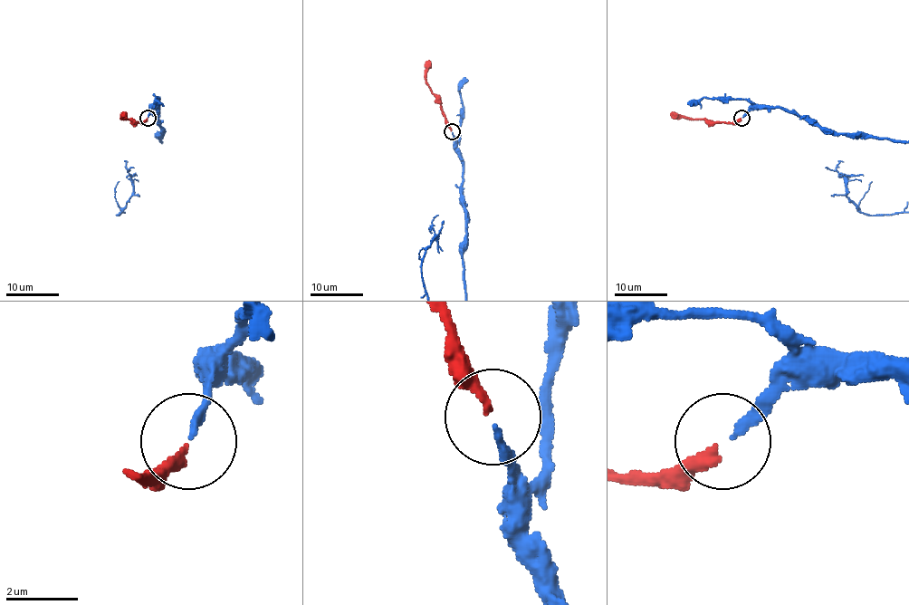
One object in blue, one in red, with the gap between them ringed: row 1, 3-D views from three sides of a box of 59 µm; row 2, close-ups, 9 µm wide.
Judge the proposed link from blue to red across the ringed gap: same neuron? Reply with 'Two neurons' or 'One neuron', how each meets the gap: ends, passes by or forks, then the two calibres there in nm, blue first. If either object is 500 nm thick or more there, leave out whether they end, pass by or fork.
One neuron. At the ring blue ends. At the ring red ends. Thickness 200 nm (blue) against 240 nm

